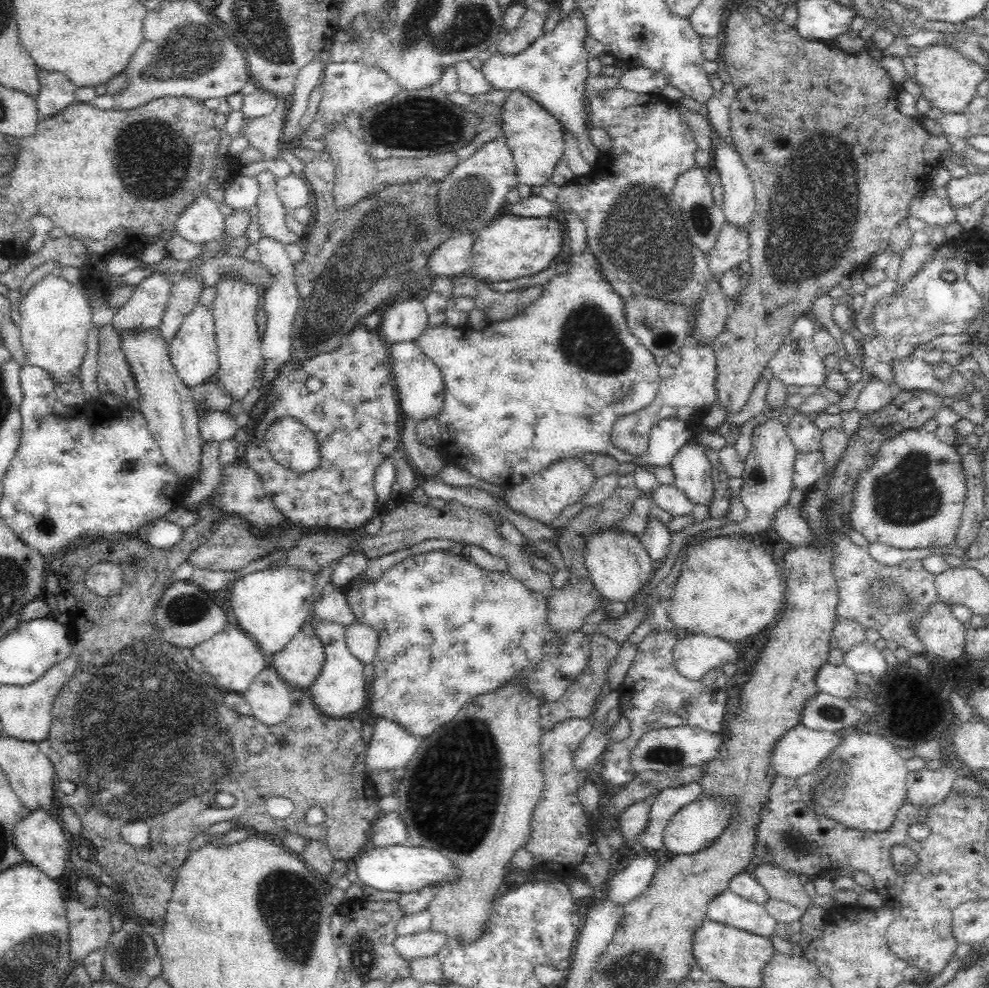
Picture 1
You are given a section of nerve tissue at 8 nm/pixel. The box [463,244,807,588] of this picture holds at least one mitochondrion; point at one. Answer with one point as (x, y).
(590, 339)

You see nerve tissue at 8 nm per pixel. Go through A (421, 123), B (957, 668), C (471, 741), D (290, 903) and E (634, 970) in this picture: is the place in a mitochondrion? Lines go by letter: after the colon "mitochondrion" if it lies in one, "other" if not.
A: mitochondrion
B: other
C: mitochondrion
D: mitochondrion
E: mitochondrion

